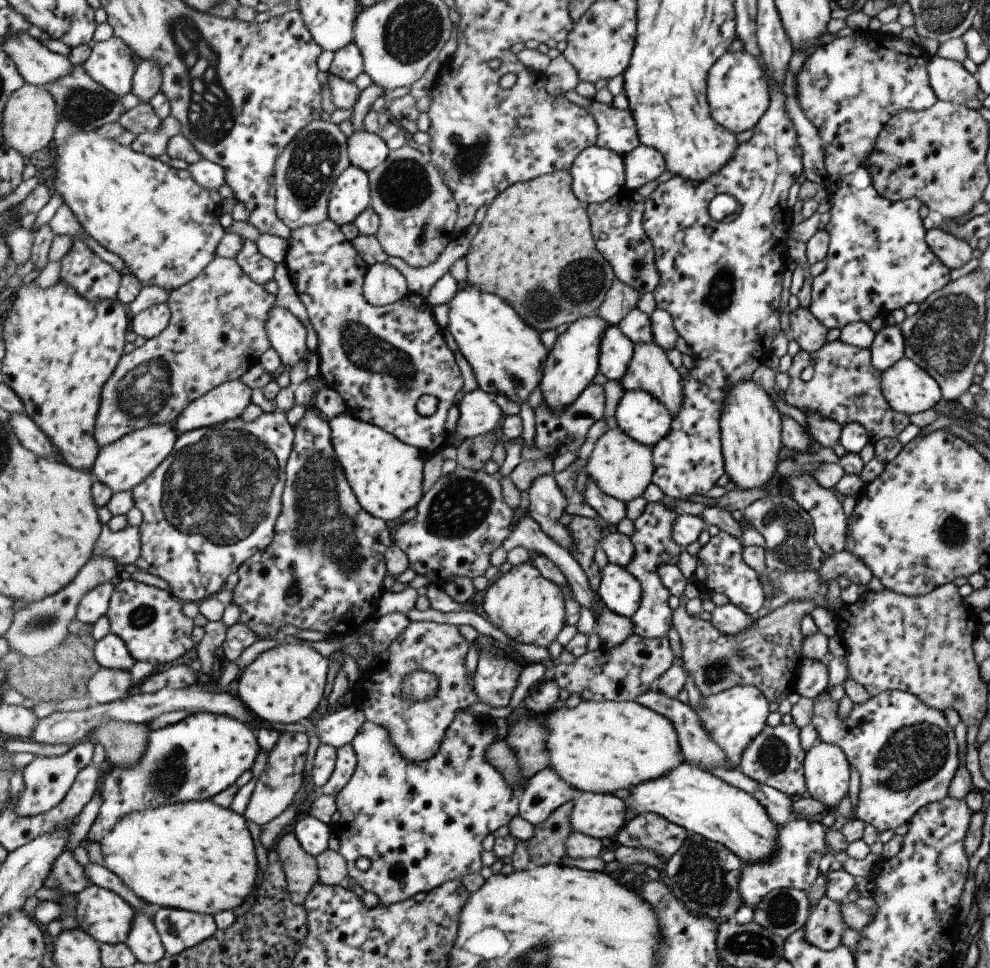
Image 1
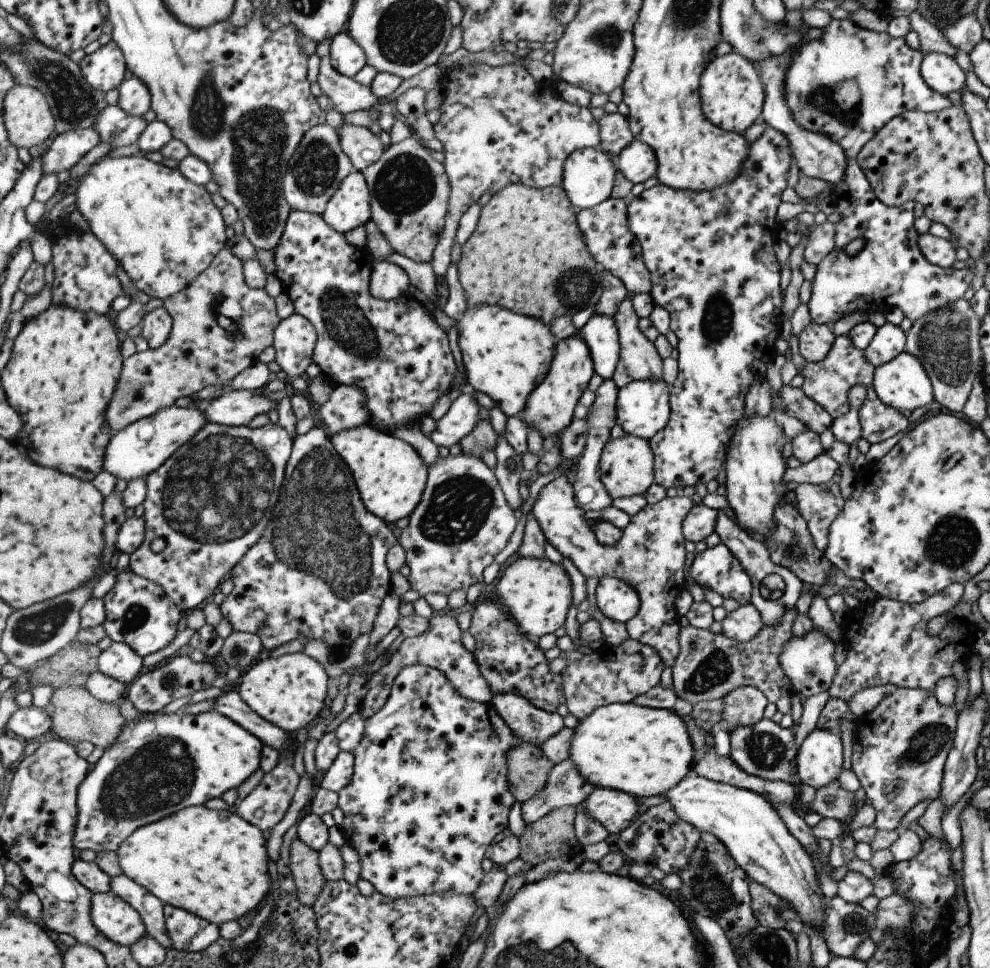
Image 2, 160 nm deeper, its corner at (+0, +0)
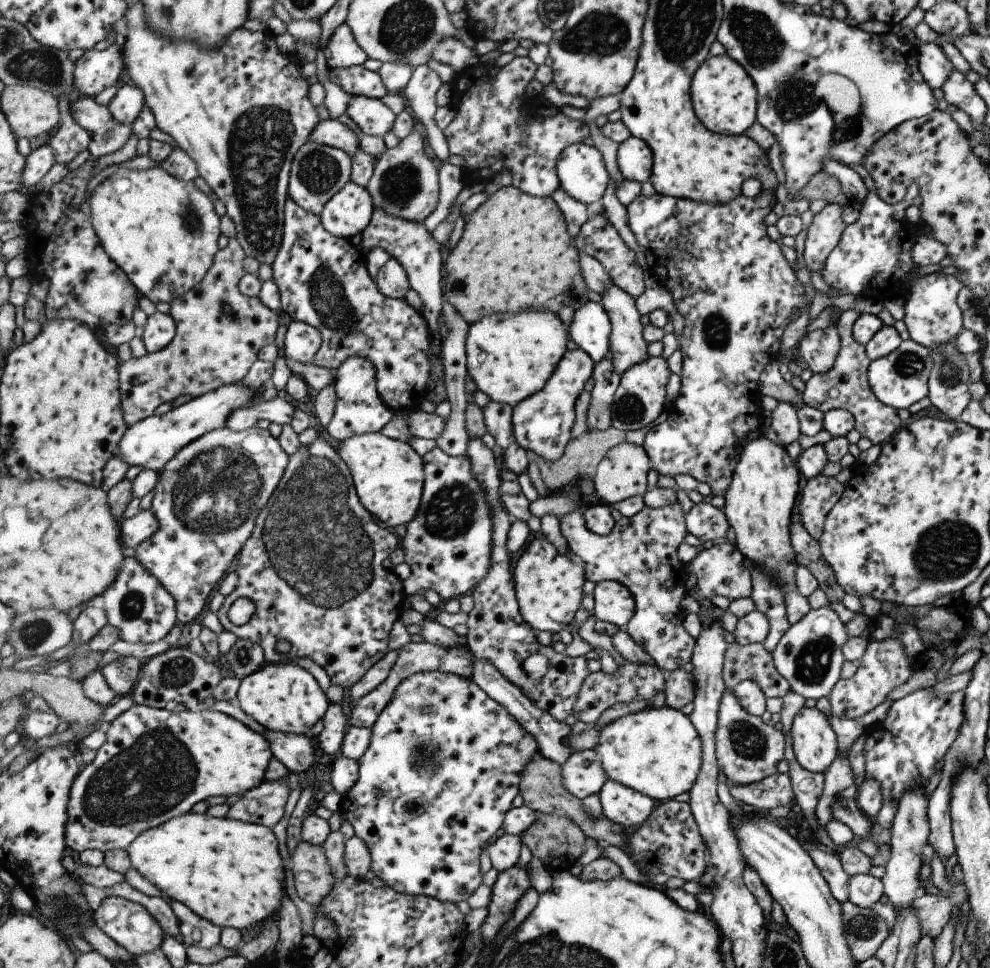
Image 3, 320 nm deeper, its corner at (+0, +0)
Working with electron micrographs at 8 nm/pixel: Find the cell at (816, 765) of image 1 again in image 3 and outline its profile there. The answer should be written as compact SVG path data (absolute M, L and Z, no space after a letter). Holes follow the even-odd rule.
M817 707L797 711L790 724L790 739L794 759L812 773L822 773L838 754L835 733Z

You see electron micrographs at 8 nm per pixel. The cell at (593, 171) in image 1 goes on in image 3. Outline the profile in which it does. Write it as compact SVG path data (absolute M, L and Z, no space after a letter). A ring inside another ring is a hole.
M590 142L575 143L562 152L561 157L558 158L558 177L567 194L584 202L591 210L600 206L601 198L611 178L605 168L605 160L601 152Z

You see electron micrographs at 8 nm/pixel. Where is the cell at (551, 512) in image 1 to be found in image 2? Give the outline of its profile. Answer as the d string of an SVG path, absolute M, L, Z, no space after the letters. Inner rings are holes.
M566 471L544 486L533 505L531 514L537 518L546 540L562 556L569 558L585 578L606 578L615 575L625 579L642 597L642 609L630 622L627 630L630 638L655 648L663 658L665 667L673 666L675 656L681 653L677 646L679 621L675 598L686 589L683 582L685 548L683 548L682 522L693 508L690 498L665 498L658 504L648 506L630 518L623 529L619 546L603 546L594 534L591 521L585 518L585 510L575 500L574 487L567 480Z

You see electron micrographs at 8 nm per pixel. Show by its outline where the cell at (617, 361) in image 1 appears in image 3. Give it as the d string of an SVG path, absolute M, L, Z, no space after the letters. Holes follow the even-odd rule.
M589 300L574 310L569 331L573 342L587 351L595 363L611 355L612 322L601 302Z

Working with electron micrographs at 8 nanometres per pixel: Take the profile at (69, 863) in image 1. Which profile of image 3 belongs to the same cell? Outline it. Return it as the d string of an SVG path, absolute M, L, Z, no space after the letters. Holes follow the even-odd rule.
M69 854L64 863L71 874L75 874L80 882L91 884L95 888L111 888L126 881L126 876L107 868L104 864L98 867L75 862Z

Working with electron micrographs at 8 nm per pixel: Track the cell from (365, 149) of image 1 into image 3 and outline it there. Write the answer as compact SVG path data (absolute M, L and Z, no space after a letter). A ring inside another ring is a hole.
M327 119L321 121L309 140L321 143L330 147L343 149L347 154L355 154L359 150L359 140L362 134L354 134L353 130L345 124L341 124L337 119Z

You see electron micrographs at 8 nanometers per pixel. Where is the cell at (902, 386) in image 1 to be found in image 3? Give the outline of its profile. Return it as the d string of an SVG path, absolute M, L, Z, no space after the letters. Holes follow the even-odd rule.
M908 338L902 340L890 353L870 361L866 370L866 379L875 398L897 411L909 408L913 402L926 396L927 379L931 369L932 360L928 350Z

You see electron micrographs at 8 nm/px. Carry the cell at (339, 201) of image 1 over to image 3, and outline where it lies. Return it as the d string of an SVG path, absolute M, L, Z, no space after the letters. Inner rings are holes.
M351 181L325 205L320 215L331 234L350 240L357 234L363 234L375 211L370 191Z

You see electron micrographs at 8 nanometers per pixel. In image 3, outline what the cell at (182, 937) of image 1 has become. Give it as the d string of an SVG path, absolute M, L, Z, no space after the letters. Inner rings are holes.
M170 900L170 903L179 919L181 940L185 942L185 946L215 948L217 944L222 944L222 927L195 914L191 907L181 901Z

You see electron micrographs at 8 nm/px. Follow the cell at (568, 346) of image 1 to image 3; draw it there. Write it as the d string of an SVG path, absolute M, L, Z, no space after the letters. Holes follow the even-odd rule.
M581 348L567 351L545 388L514 407L514 440L524 449L532 450L547 460L559 460L572 439L578 398L582 396L587 380L593 378L594 366L594 359L587 351Z

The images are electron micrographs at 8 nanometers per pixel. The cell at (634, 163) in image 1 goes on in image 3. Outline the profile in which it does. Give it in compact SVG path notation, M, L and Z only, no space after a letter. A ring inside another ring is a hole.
M631 135L617 149L617 165L625 179L640 183L650 180L654 154L648 142Z

